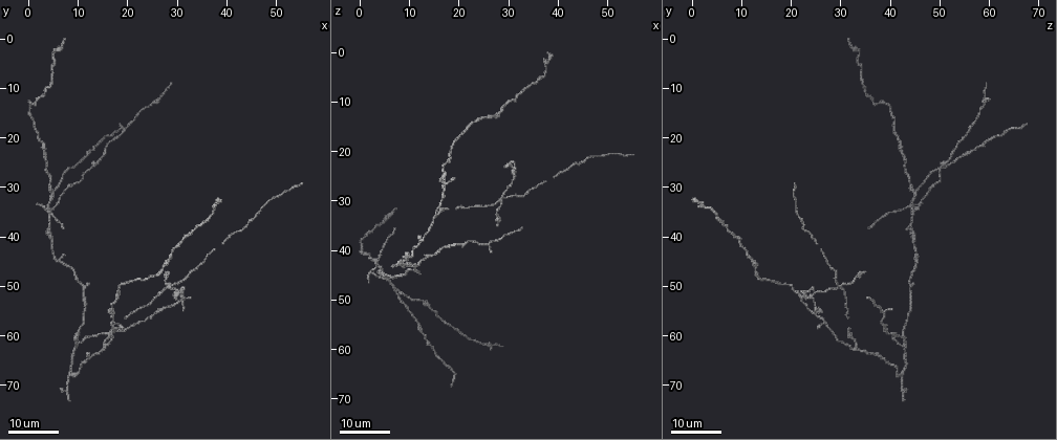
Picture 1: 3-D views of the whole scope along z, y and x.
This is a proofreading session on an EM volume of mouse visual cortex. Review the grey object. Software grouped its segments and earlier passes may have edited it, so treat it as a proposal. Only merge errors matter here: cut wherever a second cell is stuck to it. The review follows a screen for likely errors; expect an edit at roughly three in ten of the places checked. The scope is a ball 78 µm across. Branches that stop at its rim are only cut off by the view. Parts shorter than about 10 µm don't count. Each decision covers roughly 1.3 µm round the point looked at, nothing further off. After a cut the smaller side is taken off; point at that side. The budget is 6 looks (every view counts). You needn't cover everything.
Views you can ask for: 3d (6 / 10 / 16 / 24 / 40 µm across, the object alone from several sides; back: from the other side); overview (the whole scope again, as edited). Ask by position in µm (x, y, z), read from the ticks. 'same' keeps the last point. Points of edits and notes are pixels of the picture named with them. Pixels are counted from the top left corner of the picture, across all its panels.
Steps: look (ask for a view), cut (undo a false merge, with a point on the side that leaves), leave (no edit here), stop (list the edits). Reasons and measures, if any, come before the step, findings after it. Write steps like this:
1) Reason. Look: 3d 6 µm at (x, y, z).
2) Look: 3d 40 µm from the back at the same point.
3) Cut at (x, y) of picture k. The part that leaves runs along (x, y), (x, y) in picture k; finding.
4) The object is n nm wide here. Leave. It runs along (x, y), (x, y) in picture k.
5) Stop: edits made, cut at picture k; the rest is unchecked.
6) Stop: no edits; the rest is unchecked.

Three-way junction. Look: 3d 24 µm at (15.5, 62.5, 33.0).

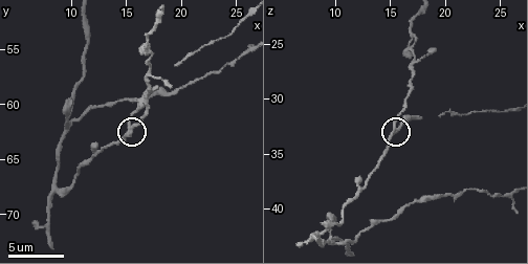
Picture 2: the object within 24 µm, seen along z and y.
Look: 3d 10 µm at (15.4, 62.4, 33.0).

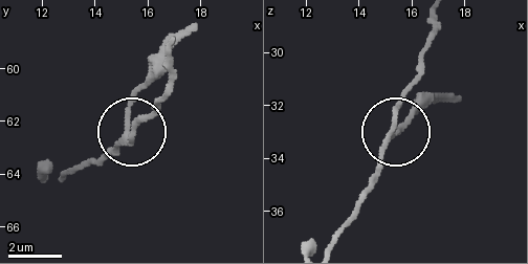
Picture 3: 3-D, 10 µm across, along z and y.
The side arm is 59 µm long. Leave. It runs along (61, 176), (112, 151), (157, 106) in picture 3; one cell here.

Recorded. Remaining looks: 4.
Look: 3d 16 µm at (28.5, 50.0, 29.0).

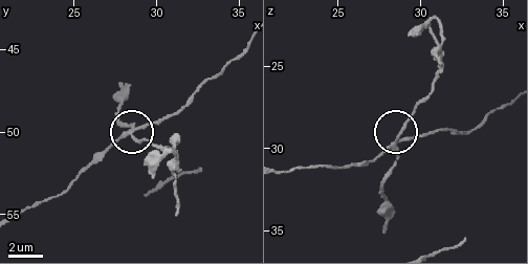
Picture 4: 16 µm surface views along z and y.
Look: 3d 6 µm at (28.7, 50.2, 29.6).

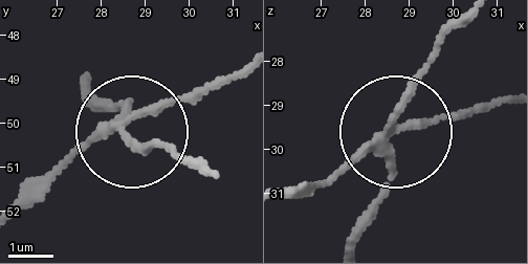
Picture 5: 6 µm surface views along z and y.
Other side. Look: 3d 6 µm from the back at (28.60, 50.15, 29.50).

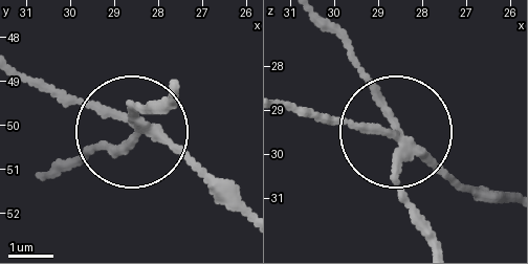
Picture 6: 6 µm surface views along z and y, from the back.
The object is 210 nm wide here. Cut at (114, 158) of picture 6. The part that leaves runs along (139, 122), (61, 167) in picture 6; a second cell is stuck on.

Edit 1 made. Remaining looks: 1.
Look: 3d 10 µm at (17.0, 56.2, 25.0).

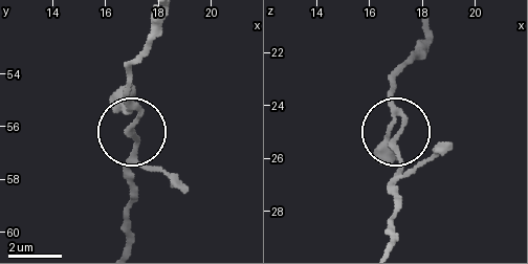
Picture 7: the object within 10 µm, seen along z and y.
Leave. It runs along (389, 246), (399, 161), (393, 140), (393, 68) in picture 7; one cell here.

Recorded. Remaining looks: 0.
Stop: edits made, cut at picture 6; the rest is unchecked.

